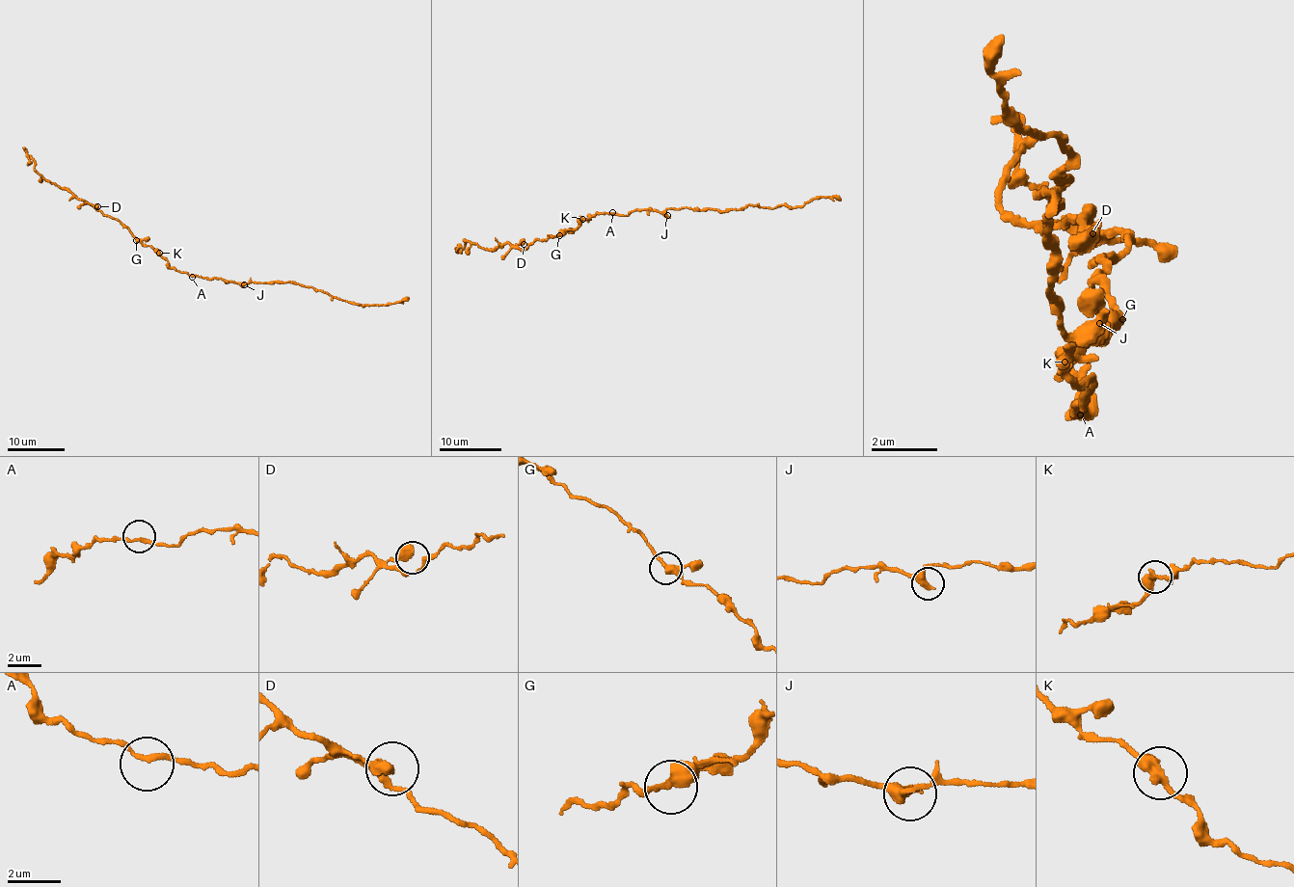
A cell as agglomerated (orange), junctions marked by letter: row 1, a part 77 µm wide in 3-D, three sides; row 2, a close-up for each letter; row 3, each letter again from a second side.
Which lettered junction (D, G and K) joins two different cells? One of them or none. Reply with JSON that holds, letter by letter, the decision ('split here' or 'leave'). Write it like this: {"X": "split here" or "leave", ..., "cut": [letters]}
{"D": "leave", "G": "leave", "K": "leave", "cut": []}

